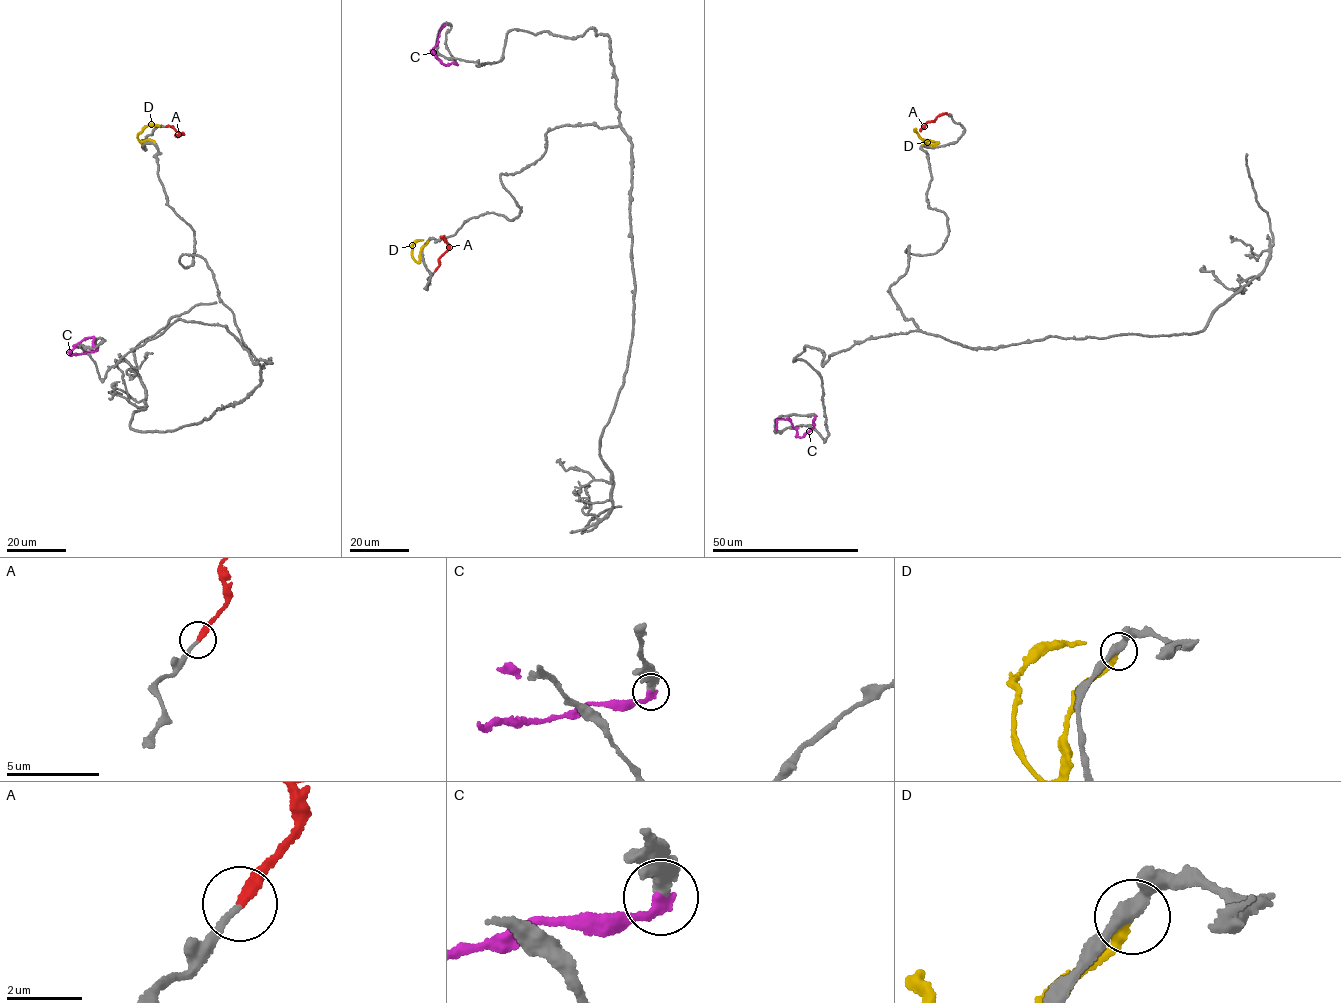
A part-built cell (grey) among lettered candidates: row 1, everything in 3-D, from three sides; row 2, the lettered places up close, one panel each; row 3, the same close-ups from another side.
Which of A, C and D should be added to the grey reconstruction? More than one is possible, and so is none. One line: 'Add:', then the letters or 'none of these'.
Add: A

